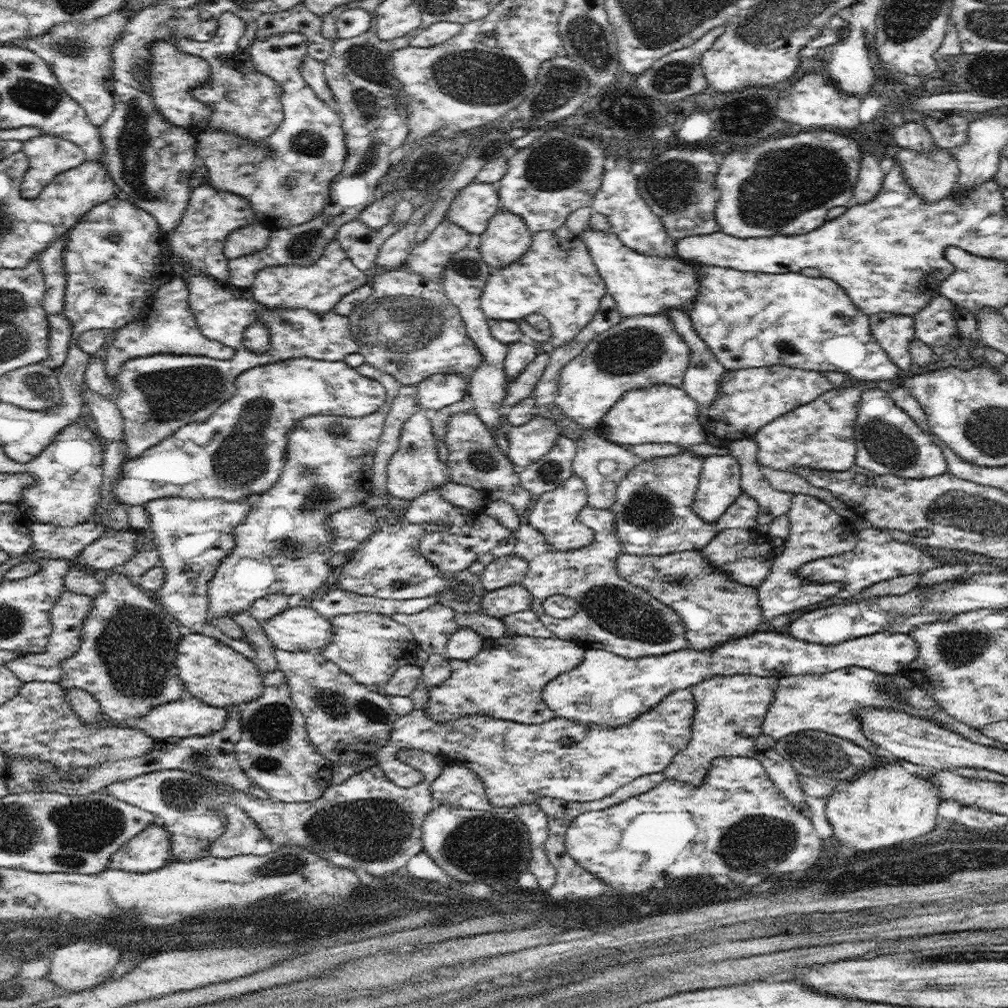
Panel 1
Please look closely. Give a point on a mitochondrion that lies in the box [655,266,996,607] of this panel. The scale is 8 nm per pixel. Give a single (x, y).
(888, 446)

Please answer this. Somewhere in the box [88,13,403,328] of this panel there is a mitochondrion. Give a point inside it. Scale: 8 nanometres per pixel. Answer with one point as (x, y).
(133, 144)

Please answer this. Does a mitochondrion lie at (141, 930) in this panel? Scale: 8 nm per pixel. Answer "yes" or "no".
no

